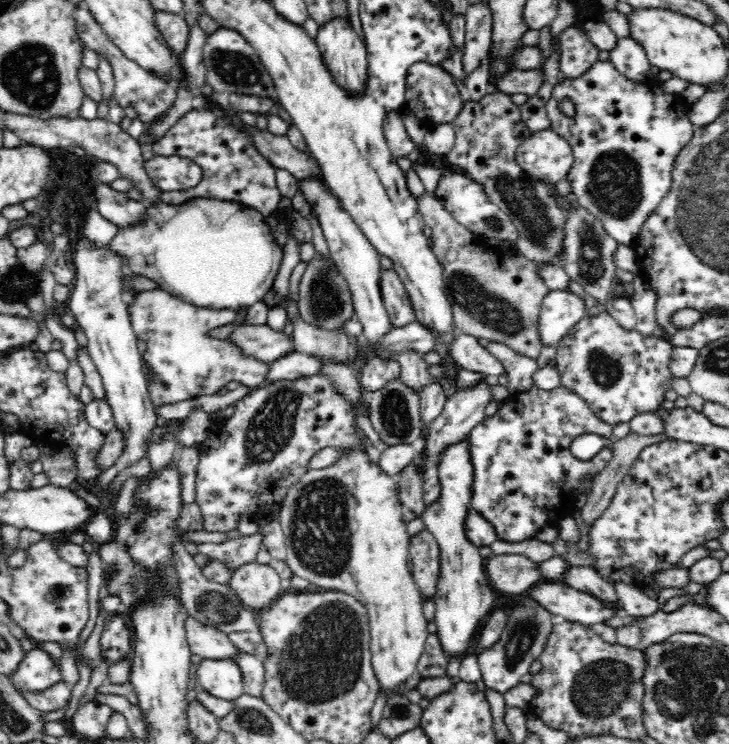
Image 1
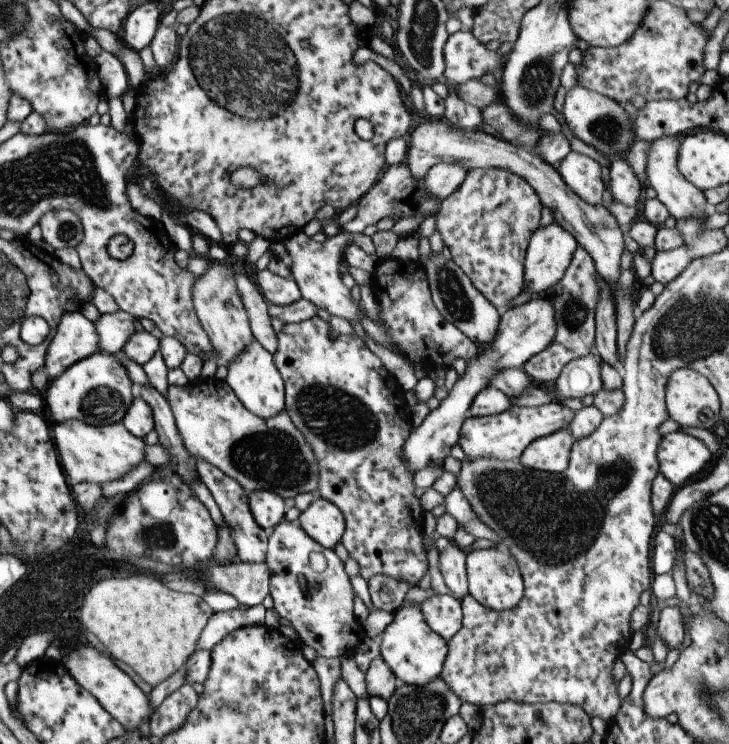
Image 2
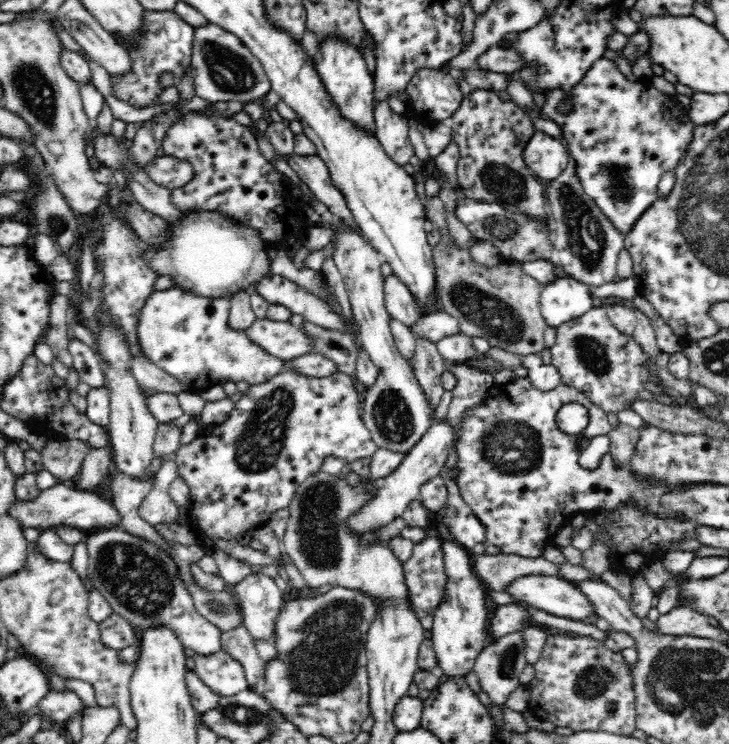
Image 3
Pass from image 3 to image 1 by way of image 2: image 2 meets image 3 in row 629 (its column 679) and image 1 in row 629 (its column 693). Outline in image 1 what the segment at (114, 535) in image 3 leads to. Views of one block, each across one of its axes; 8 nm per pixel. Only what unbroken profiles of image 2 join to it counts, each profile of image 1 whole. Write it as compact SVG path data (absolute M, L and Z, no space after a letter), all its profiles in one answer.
M188 615L186 618L186 638L191 654L198 654L203 659L232 659L241 653L228 635L208 624L195 620Z

